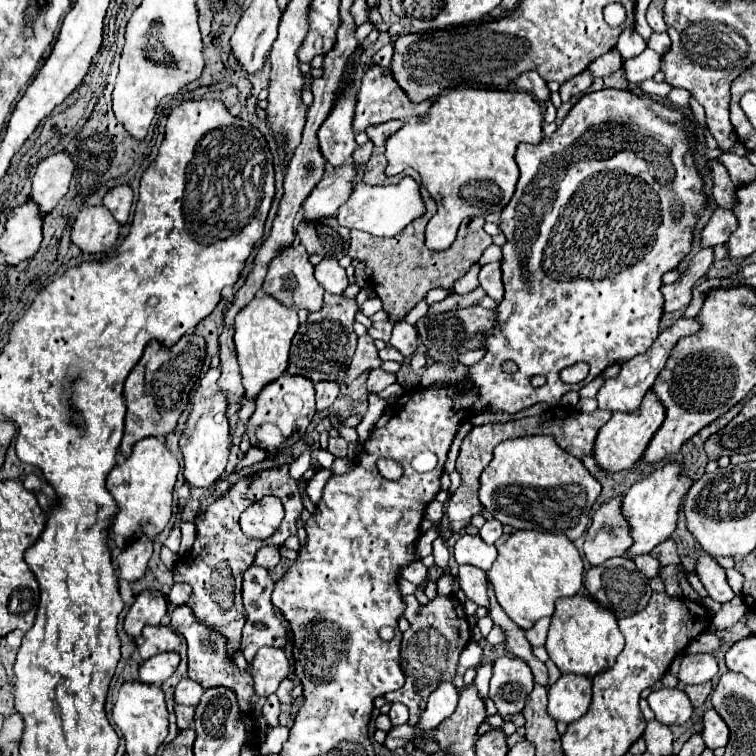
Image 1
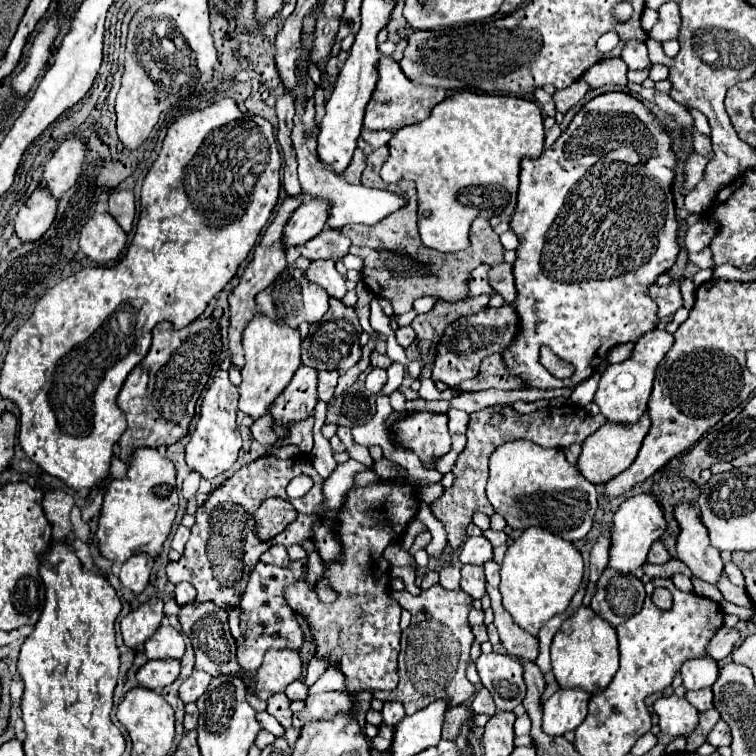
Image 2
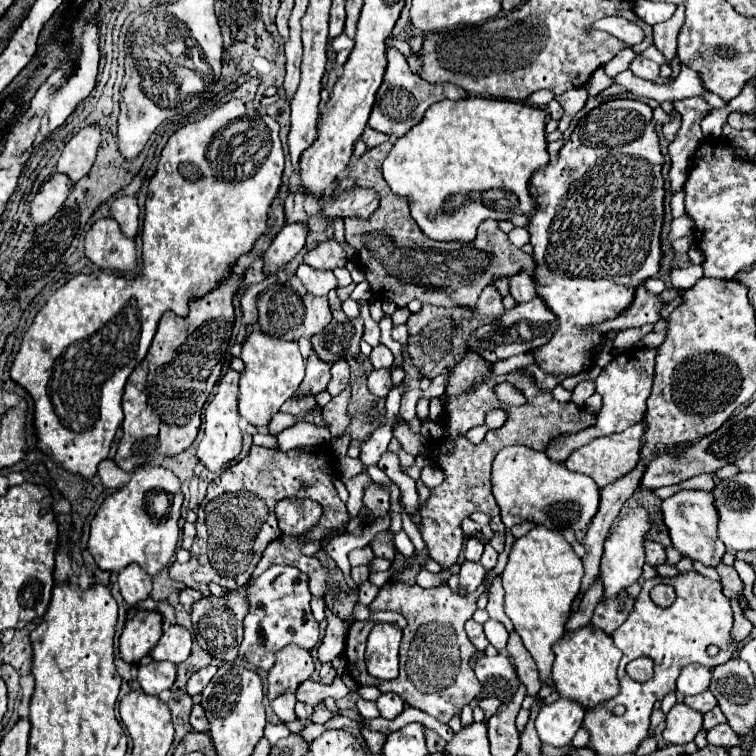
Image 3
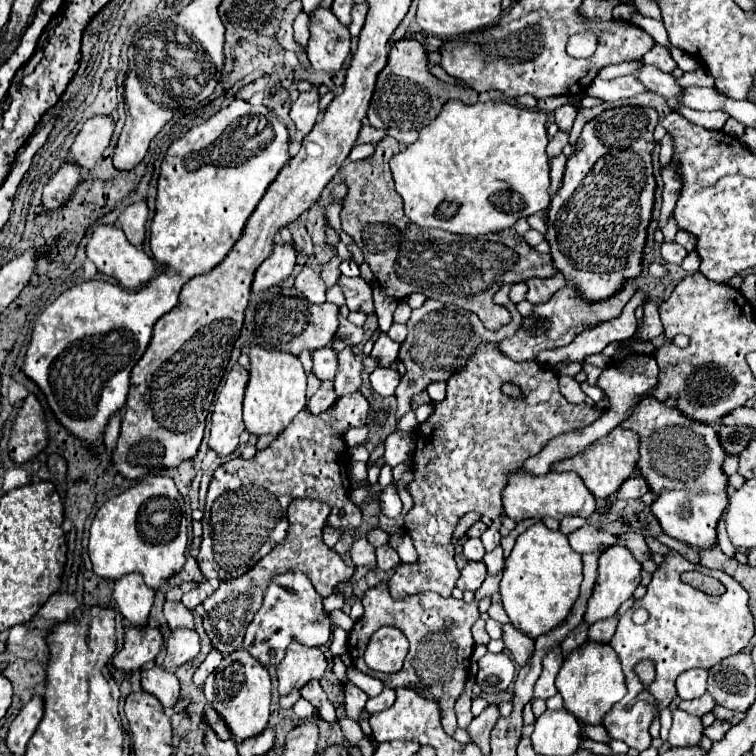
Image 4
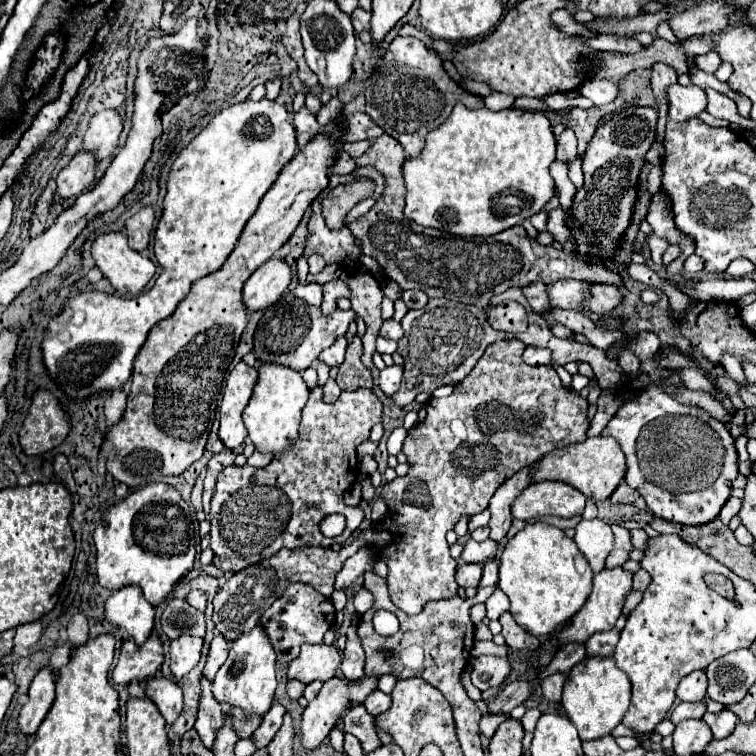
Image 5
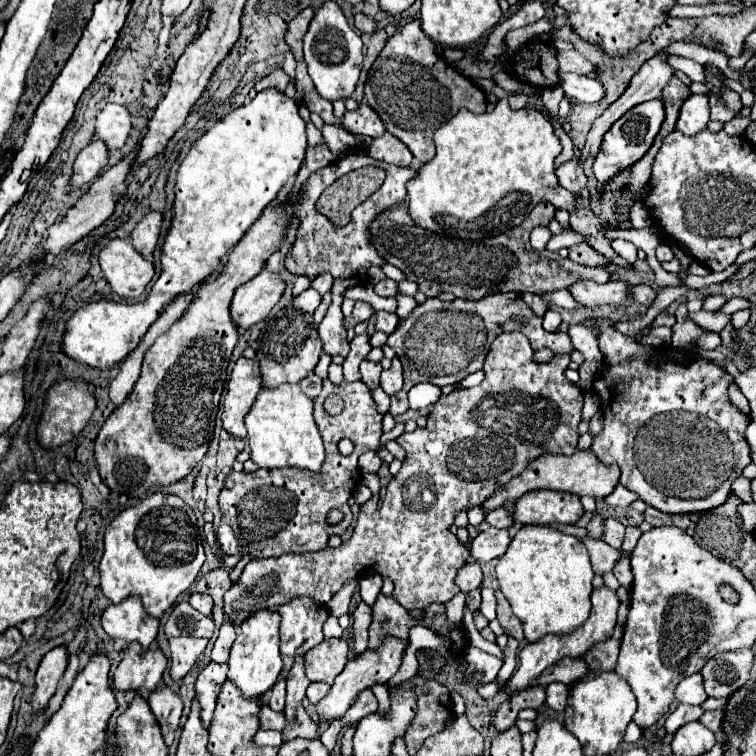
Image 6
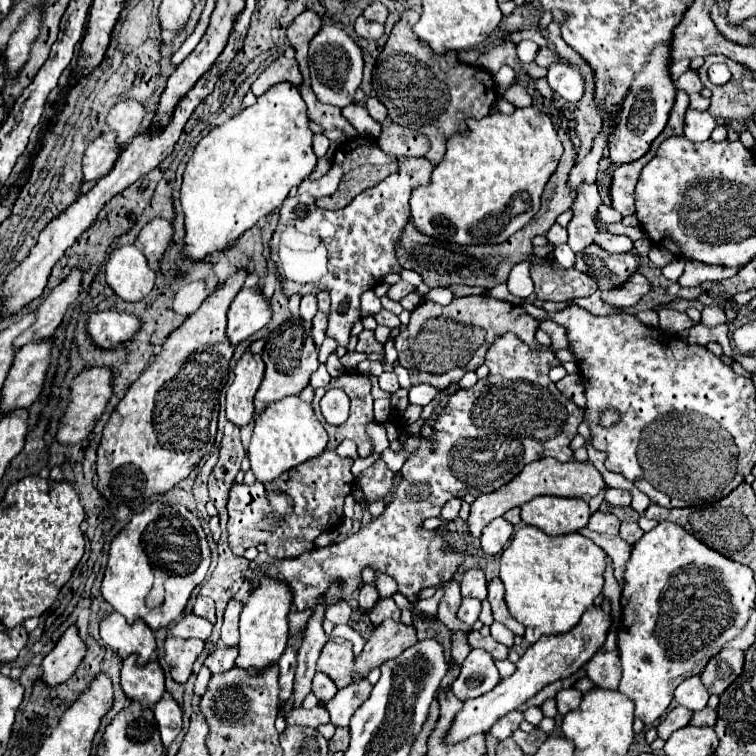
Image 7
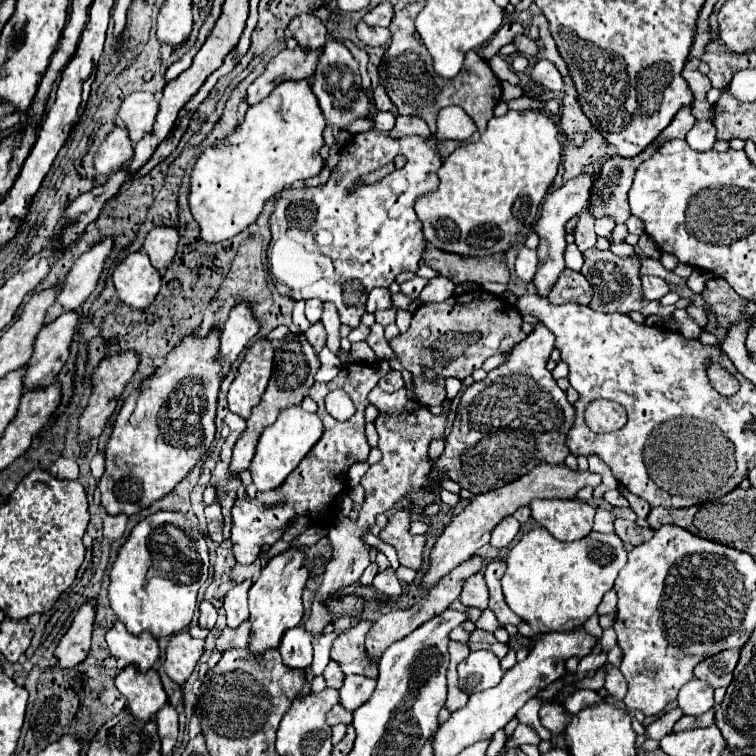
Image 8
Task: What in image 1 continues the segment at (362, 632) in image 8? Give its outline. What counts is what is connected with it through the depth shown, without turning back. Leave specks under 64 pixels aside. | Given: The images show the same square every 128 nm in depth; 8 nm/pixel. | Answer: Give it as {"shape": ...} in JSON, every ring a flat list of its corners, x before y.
{"shape":[[264,646,254,656,250,664,250,672,254,676,254,690,258,696,270,696,278,690,280,682,292,674,290,662,280,648]]}

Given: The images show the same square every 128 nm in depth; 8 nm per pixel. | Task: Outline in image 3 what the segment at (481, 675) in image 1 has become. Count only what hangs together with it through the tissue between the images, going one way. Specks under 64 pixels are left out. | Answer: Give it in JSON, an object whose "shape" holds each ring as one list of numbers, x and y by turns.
{"shape":[[490,696,490,698,484,698,484,700,480,700,480,708,484,710,484,714,486,714,486,718,490,718,490,716,494,716,496,712,498,712,498,708,500,708,500,700,496,700,494,696]]}

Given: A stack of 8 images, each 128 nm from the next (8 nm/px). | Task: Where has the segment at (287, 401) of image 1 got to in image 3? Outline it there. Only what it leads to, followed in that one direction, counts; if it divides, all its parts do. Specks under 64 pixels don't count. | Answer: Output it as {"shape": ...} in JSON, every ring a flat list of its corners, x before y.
{"shape":[[310,354,306,360,306,376,304,376,304,382,300,384,300,394,306,394,306,392,318,394,326,390,328,382,330,382,330,364,318,358,316,354]]}

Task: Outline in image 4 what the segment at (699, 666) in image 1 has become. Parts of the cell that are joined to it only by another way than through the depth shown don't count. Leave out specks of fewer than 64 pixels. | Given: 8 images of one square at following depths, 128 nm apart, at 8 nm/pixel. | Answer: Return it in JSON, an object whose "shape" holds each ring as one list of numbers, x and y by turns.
{"shape":[[692,668,686,670,676,680,676,690,682,700,694,700,700,698,706,692,706,670,704,668]]}

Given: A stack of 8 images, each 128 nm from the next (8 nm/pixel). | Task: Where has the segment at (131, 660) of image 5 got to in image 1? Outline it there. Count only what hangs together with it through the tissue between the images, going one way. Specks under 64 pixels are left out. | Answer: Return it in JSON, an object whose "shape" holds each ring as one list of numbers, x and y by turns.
{"shape":[[144,590,124,618,124,632,132,638,138,638,144,626,160,624,164,614,166,614,164,594,158,590]]}

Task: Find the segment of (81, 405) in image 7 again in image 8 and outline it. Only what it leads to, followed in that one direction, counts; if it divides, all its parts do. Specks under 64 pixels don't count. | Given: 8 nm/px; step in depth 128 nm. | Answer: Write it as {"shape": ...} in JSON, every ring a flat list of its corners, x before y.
{"shape":[[124,350,124,352,118,352,114,356,106,356,100,366,96,368,96,372,92,374,92,382,94,382,94,390,92,390,92,396,88,400,88,406,84,410,84,414,80,416,80,440,88,440,88,434,98,438,108,422,108,418,112,416,112,412,116,410,116,404,120,400,120,394,124,392,124,386,132,380,132,376,136,374,138,370,138,354,132,352,132,350]]}

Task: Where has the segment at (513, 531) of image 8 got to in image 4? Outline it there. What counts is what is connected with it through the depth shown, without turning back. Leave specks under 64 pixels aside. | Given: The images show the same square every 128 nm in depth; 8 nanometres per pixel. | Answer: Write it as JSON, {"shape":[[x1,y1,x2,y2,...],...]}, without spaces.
{"shape":[[468,538,468,540,464,542,464,550,462,550,462,552,464,552,466,560,482,560,484,554,486,554,480,538]]}

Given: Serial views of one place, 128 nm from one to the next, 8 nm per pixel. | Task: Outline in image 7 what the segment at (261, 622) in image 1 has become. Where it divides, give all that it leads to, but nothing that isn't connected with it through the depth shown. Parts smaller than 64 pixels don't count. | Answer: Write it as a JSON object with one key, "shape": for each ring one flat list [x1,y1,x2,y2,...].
{"shape":[[304,610,304,612,292,612,290,614,290,634,304,634,304,628,306,628,306,620,310,616,312,610]]}

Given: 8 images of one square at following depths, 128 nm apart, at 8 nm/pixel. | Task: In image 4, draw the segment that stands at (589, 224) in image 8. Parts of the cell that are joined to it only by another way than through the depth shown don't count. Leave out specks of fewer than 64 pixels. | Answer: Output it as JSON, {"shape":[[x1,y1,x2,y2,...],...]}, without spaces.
{"shape":[[564,104,554,112,554,120,562,132,568,132,572,128,576,116,578,116,578,108,572,104]]}

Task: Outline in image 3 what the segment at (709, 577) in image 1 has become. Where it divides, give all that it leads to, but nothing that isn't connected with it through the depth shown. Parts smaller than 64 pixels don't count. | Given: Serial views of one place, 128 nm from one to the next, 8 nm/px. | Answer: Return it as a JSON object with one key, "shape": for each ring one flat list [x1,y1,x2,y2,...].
{"shape":[[680,490,674,496,662,500,662,516,668,526,672,546,682,554,700,560,708,566,720,564,726,548,718,538,718,510,714,506,714,494,704,490]]}

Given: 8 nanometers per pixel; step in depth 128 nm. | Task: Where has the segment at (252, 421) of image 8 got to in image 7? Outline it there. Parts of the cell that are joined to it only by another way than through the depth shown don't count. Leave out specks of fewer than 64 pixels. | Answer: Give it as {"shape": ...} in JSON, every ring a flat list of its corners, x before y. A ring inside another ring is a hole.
{"shape":[[290,316,288,324,276,328,274,332,270,332,266,336,266,348,262,352,262,358,266,362,266,374,264,374,264,380,254,398,256,416,260,416,276,400,282,400,286,396,298,396,310,384,312,372,318,370,318,364,320,364,318,360,314,360,310,324],[298,354,300,354,300,366,298,366]]}

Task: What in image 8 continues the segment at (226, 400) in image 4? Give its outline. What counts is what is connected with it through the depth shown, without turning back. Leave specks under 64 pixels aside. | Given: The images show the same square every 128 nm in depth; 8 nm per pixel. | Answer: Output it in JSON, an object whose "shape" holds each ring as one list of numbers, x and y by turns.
{"shape":[[260,338,256,340,244,356,244,362,238,368,238,374,228,392,228,408,248,418,252,408,260,404,264,388,268,386,270,372,274,362,274,346,270,340]]}

